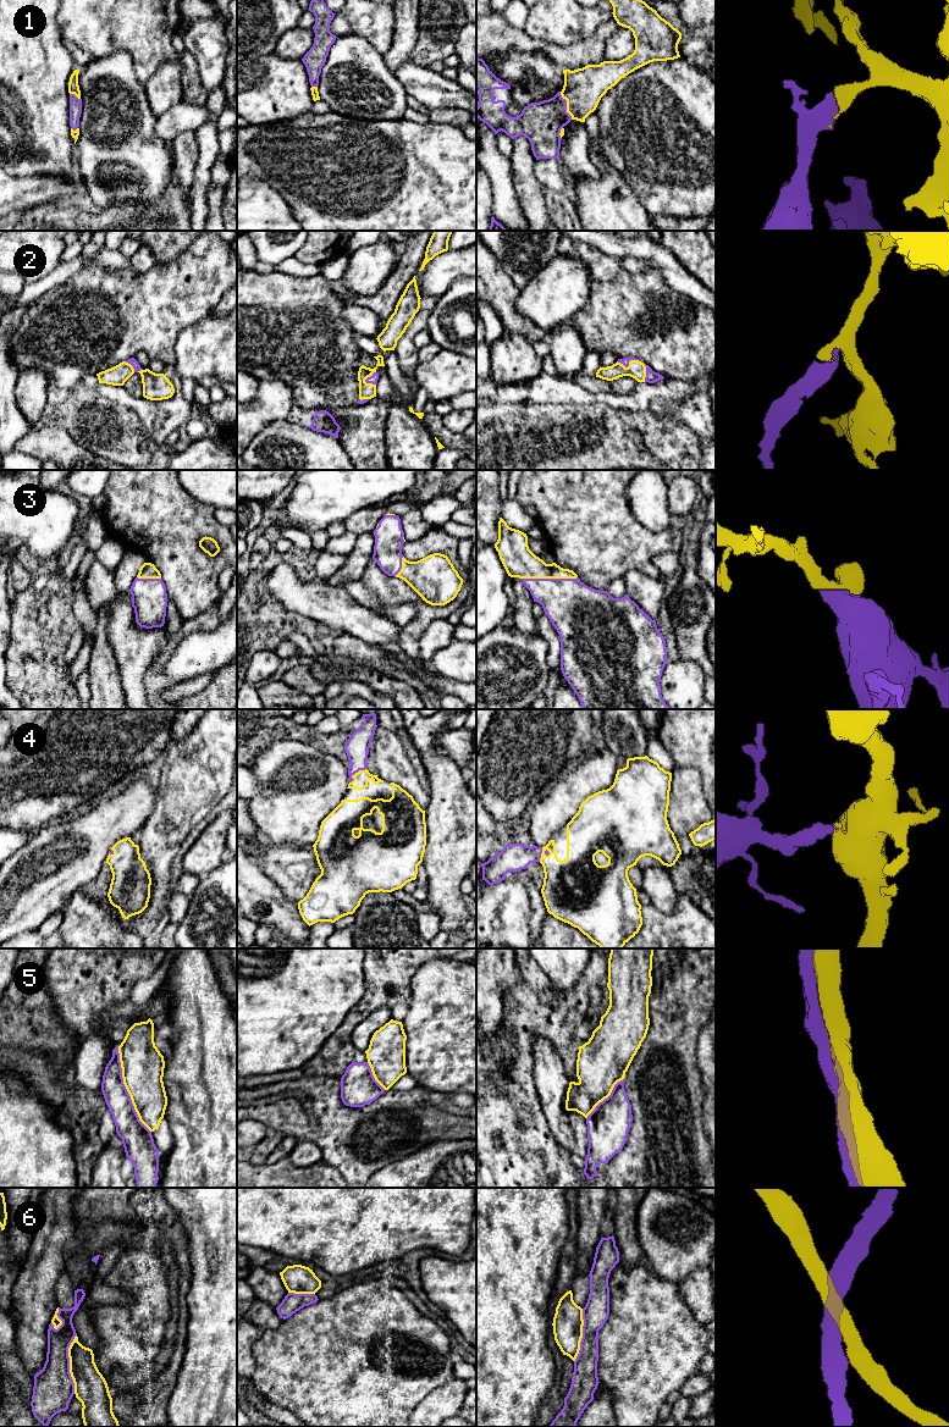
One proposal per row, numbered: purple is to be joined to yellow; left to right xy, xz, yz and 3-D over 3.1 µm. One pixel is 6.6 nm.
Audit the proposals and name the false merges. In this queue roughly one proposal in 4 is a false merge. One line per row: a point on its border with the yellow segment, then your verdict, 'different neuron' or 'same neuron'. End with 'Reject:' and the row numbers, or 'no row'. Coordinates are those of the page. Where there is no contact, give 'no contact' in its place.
1: yz (567, 105) | same neuron
2: yz (629, 363) | same neuron
3: yz (549, 578) | same neuron
4: yz (541, 855) | same neuron
5: xy (127, 1090) | same neuron
6: xy (70, 1364) | different neuron
Reject: 6

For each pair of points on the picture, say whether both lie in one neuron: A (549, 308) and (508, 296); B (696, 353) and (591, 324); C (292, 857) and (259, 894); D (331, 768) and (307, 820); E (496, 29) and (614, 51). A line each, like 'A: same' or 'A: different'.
A: different
B: same
C: different
D: same
E: different

